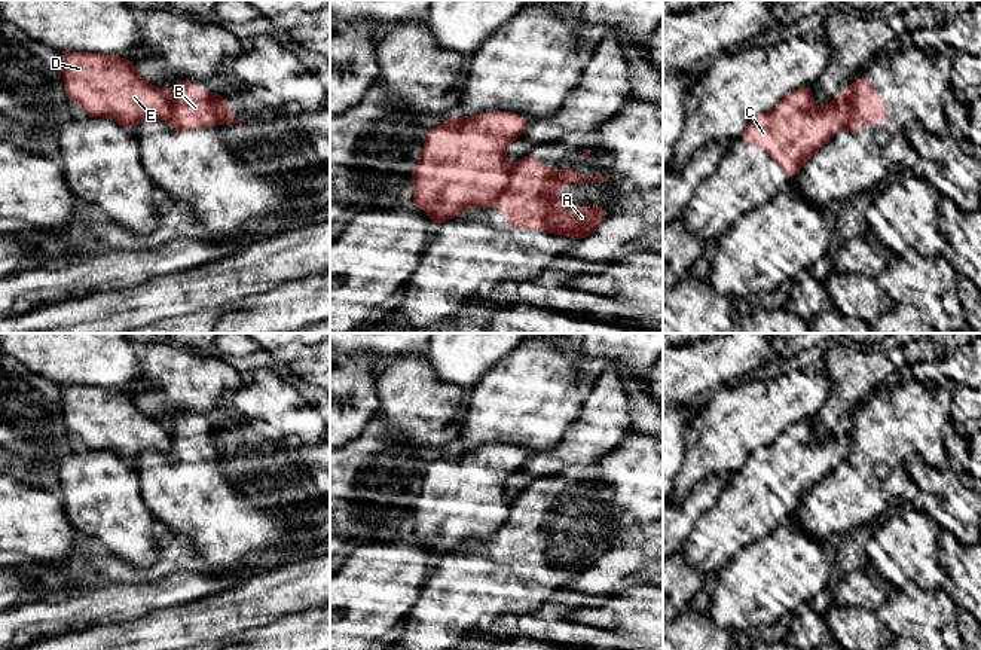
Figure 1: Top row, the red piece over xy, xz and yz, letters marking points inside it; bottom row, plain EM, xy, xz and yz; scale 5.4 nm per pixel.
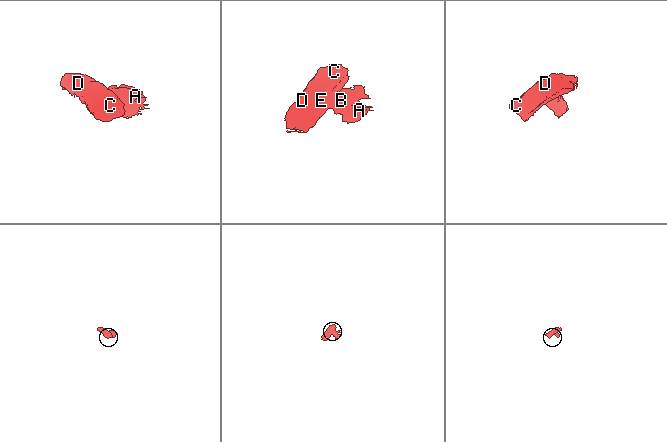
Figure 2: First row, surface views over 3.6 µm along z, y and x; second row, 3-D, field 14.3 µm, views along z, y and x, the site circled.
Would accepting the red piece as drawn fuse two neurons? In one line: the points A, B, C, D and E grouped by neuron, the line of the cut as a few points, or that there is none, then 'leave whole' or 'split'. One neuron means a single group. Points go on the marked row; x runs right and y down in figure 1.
A B / C D E; cut in xz along (510, 167), (510, 180), (491, 204); split

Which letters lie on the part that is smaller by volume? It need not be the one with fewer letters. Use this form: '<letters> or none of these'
A, B

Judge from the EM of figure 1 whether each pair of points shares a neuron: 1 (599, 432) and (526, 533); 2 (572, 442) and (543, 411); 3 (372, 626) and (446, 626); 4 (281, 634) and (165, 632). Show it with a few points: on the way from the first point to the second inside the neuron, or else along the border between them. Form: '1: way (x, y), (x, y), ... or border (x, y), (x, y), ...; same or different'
1: border (596, 463), (587, 467), (559, 466); different
2: border (583, 403), (578, 417), (552, 449); different
3: border (422, 589), (416, 603), (403, 619); different
4: border (269, 623), (235, 634); different

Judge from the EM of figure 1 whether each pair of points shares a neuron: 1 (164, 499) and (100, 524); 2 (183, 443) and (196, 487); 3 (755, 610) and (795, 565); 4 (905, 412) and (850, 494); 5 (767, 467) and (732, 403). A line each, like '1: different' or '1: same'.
1: different
2: same
3: same
4: same
5: different

